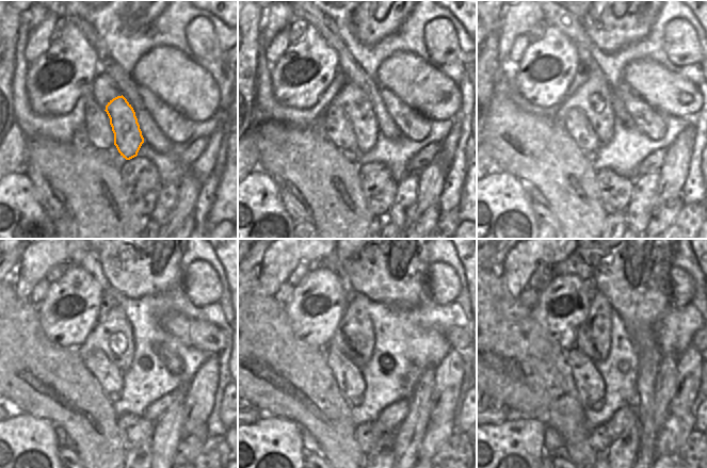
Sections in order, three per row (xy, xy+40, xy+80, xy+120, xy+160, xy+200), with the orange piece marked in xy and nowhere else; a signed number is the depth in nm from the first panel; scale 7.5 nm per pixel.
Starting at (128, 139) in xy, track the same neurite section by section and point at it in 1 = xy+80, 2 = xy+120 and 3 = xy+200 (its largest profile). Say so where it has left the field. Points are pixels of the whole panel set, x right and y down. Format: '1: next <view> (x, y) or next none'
1: next xy+80 (598, 108)
2: next xy+120 (119, 348)
3: next xy+200 (596, 347)

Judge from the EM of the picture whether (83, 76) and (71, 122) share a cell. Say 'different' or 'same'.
different

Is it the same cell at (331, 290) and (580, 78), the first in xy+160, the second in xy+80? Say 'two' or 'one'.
two

